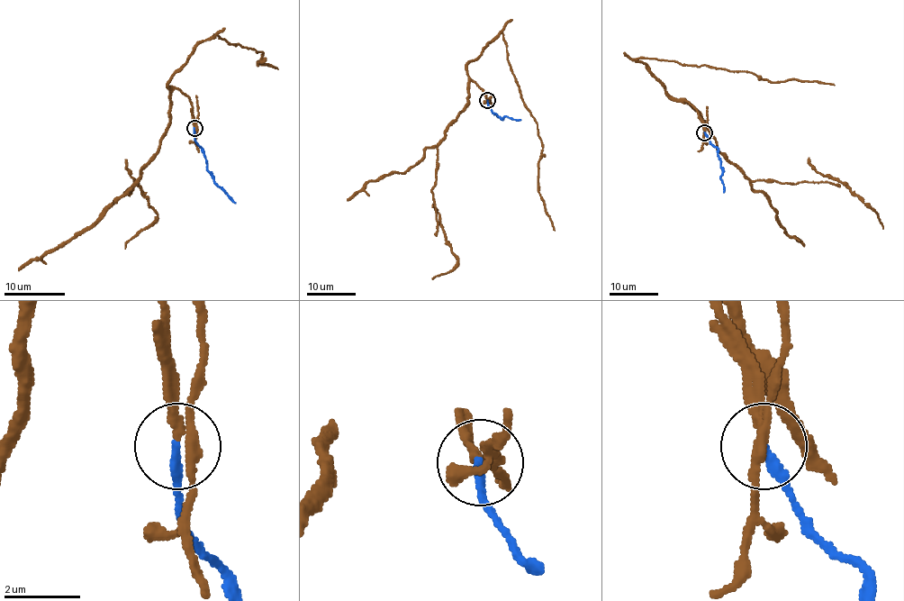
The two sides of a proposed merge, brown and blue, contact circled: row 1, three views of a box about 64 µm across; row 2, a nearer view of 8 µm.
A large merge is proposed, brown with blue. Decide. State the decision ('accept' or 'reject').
reject

